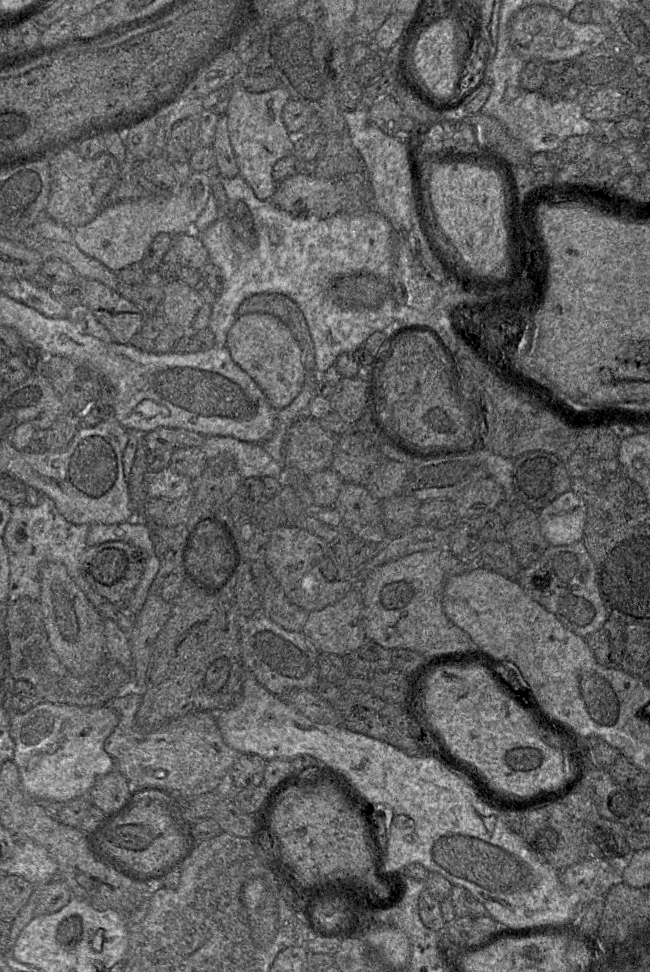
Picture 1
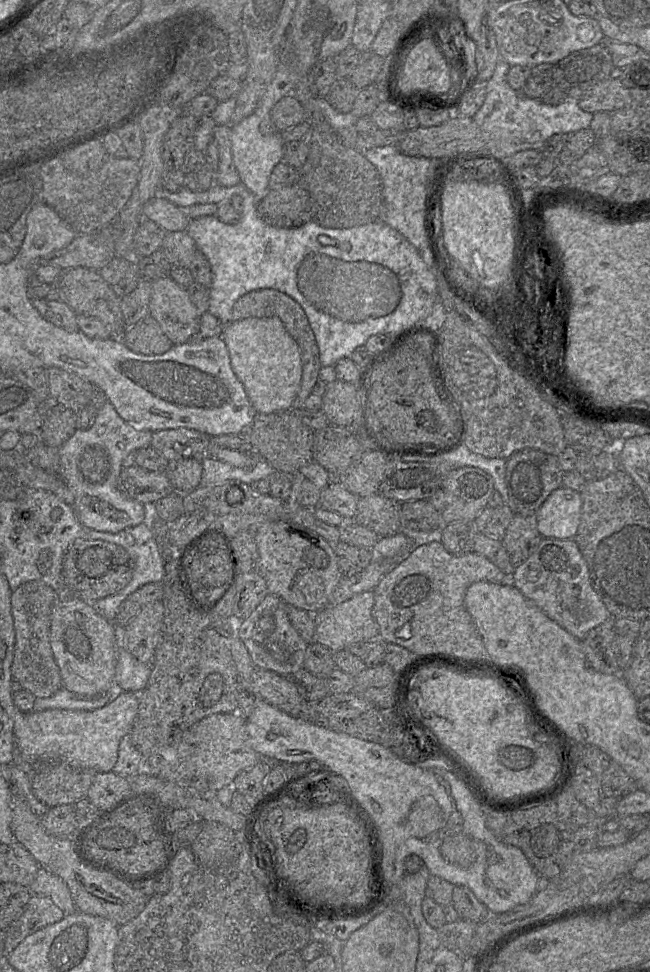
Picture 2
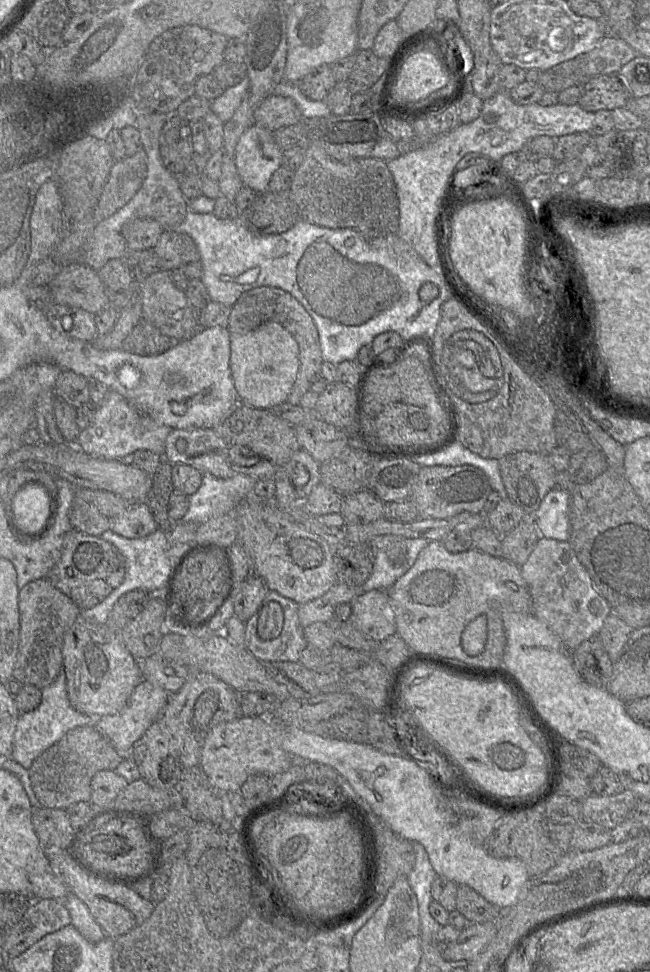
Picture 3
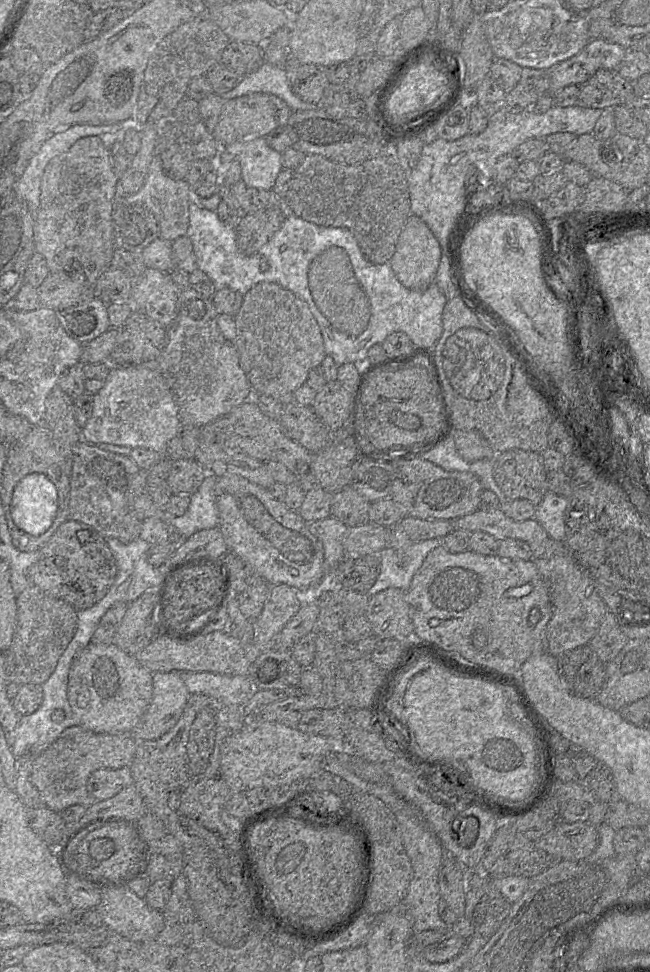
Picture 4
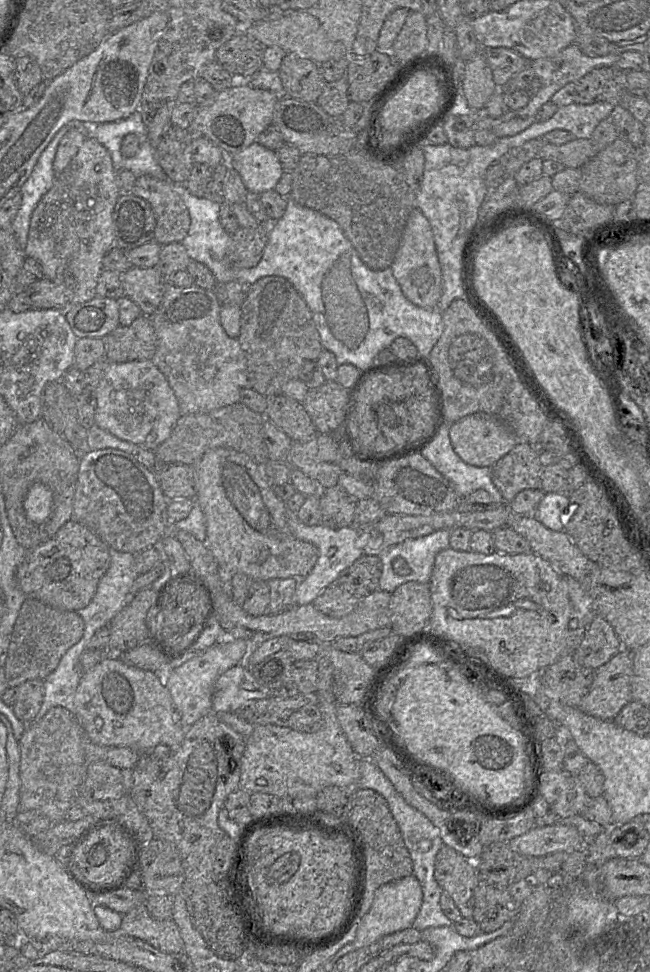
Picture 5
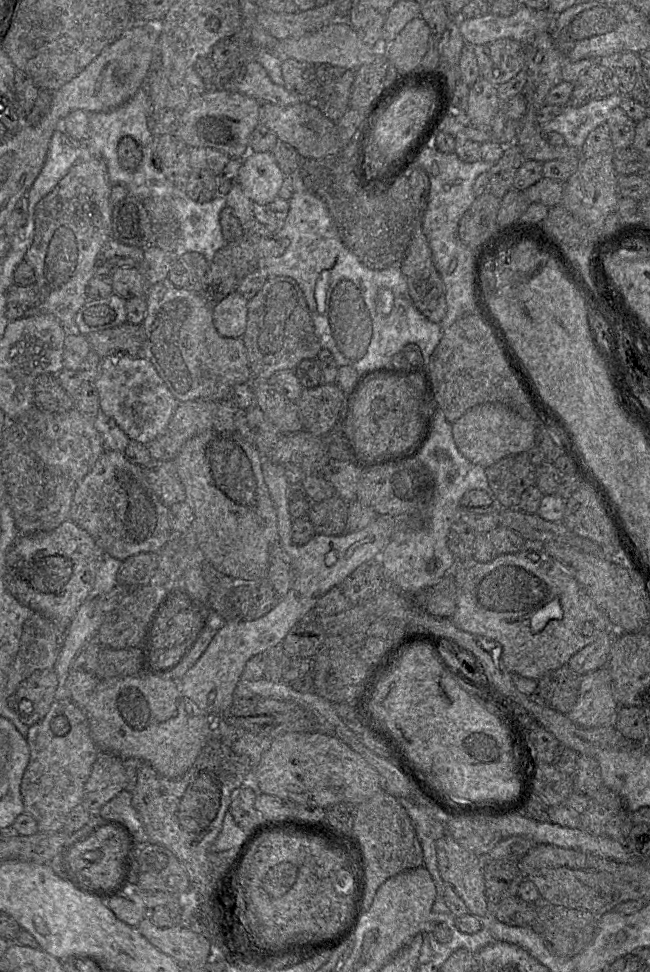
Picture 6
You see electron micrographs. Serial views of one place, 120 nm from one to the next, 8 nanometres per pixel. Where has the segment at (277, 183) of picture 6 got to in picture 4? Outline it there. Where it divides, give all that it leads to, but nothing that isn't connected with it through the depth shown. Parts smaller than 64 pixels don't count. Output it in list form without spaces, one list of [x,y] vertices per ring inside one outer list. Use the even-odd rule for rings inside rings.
[[[265,137],[245,140],[237,146],[217,143],[220,152],[219,171],[234,159],[239,160],[242,181],[248,188],[272,190],[279,172],[283,169],[281,154],[271,148]]]

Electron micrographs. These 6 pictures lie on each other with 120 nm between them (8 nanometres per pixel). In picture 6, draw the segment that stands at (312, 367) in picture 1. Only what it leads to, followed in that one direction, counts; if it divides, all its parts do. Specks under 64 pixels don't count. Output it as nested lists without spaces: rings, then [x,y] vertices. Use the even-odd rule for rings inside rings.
[[[285,276],[268,278],[256,296],[248,301],[247,327],[242,341],[247,350],[252,377],[256,378],[268,380],[277,371],[294,370],[301,361],[317,358],[322,346],[315,333],[304,294],[294,279]]]

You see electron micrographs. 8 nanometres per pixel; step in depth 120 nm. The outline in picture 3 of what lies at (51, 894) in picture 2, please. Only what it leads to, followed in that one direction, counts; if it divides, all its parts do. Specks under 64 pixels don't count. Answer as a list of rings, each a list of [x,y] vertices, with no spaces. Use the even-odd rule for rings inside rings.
[[[69,892],[62,902],[70,914],[71,924],[87,941],[97,943],[106,936],[88,907],[75,894]]]

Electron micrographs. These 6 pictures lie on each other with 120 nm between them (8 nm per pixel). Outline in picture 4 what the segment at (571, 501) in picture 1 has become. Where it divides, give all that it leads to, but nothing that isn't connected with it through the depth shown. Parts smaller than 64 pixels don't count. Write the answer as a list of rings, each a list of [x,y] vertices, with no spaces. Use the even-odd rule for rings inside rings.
[[[548,491],[536,507],[535,517],[548,535],[559,542],[565,541],[565,524],[570,512],[570,499]]]

